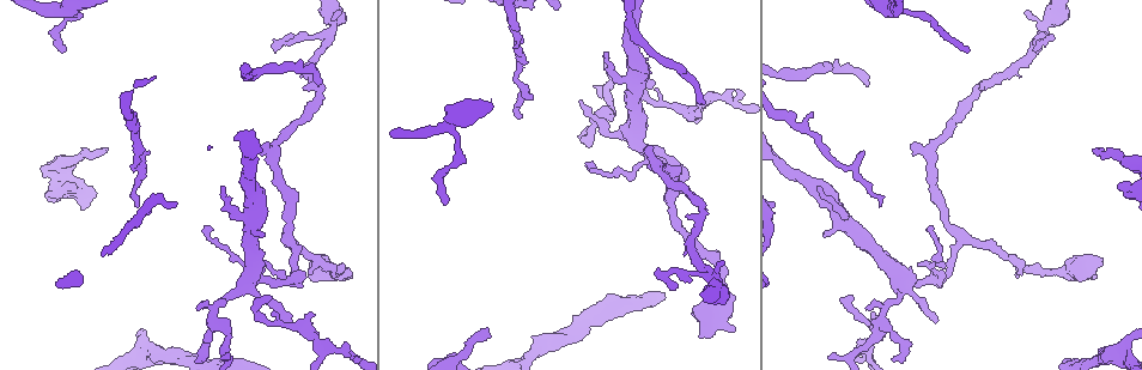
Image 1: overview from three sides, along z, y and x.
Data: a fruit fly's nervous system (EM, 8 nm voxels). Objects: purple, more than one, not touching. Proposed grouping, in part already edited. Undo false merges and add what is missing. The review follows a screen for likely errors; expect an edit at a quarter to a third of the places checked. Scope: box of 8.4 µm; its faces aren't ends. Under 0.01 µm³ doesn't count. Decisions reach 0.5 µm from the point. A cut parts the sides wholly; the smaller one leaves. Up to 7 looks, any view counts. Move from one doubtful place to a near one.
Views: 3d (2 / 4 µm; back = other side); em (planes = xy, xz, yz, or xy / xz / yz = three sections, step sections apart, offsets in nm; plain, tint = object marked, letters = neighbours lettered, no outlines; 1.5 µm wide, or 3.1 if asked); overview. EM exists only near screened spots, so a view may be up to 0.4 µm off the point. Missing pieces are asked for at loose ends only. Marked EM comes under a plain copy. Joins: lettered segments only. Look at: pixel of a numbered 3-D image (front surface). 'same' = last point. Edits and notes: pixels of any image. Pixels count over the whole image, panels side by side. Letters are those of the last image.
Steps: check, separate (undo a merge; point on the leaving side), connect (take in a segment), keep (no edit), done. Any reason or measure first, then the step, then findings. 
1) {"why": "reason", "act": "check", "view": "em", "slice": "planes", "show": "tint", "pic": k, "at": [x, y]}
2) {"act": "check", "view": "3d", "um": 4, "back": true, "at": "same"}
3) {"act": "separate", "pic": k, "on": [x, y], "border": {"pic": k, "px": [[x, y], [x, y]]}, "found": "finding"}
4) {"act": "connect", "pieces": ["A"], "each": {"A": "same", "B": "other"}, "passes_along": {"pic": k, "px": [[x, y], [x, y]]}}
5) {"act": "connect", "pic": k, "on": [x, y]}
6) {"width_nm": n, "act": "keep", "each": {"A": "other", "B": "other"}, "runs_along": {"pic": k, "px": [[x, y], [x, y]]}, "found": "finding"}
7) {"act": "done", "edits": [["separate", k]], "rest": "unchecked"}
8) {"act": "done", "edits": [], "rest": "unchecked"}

{"why": "free end", "act": "check", "view": "3d", "um": 2, "pic": 1, "at": [108, 147]}

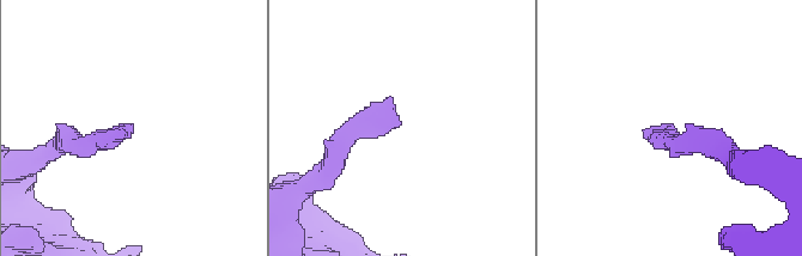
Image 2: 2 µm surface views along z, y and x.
{"why": "now the EM", "act": "check", "view": "em", "slice": "planes", "show": "letters", "pic": 2, "at": [132, 126]}

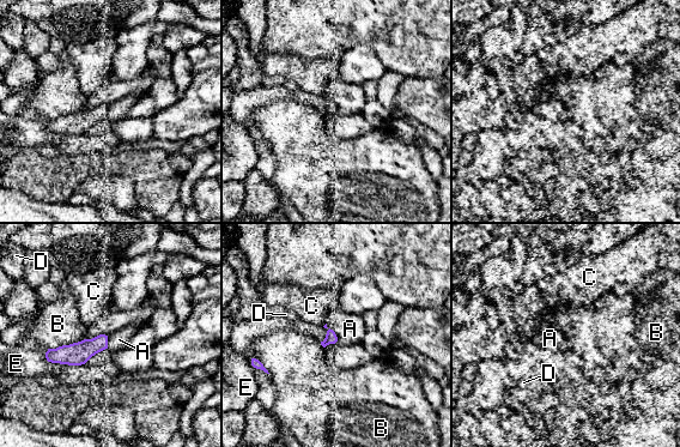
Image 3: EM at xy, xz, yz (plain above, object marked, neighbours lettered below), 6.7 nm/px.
{"act": "connect", "pieces": ["A"], "each": {"A": "same", "B": "other", "C": "other", "D": "other", "E": "other"}, "found": "it goes on there"}

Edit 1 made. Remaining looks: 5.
{"why": "an open end", "act": "check", "view": "em", "slice": "yz", "step": 8, "show": "tint", "pic": 1, "at": [849, 298]}

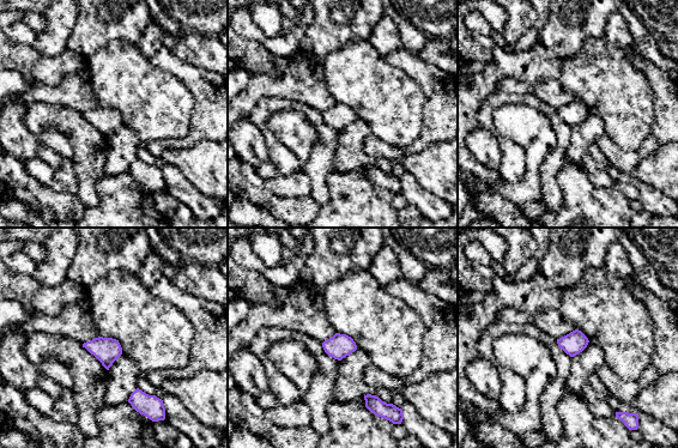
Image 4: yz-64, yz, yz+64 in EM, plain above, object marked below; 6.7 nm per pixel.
{"why": "what lies round it", "act": "check", "view": "em", "slice": "yz", "step": 8, "show": "letters", "at": "same"}

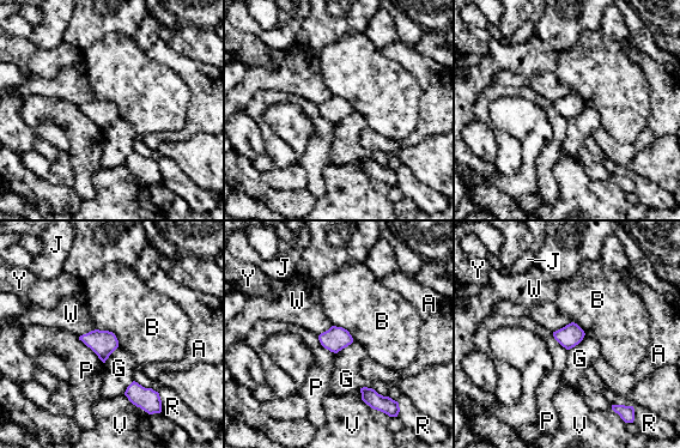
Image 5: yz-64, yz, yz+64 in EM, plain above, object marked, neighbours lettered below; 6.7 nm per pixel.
{"act": "keep", "each": {"A": "other", "B": "other", "G": "other", "J": "other", "P": "other", "R": "other", "V": "other", "W": "other", "Y": "other"}, "border": {"pic": 5, "px": [[96, 328], [110, 331], [119, 346]]}, "found": "none of them fits"}

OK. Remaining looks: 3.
{"why": "tapers out", "act": "check", "view": "em", "slice": "xz", "step": 8, "show": "letters", "pic": 1, "at": [868, 81]}

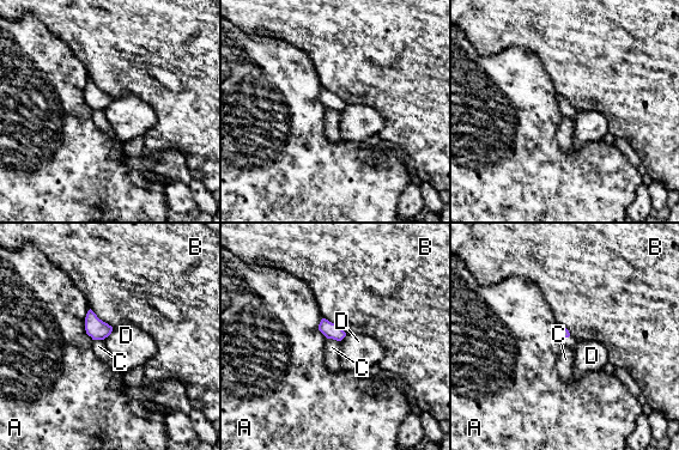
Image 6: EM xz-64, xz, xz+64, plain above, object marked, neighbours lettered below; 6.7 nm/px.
{"act": "keep", "each": {"A": "other", "B": "other", "C": "other", "D": "other"}, "border": {"pic": 6, "px": [[327, 338], [339, 341]]}, "found": "no lettered segment goes on from it"}

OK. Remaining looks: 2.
{"act": "done", "edits": [["connect", 3]], "rest": "unchecked"}

